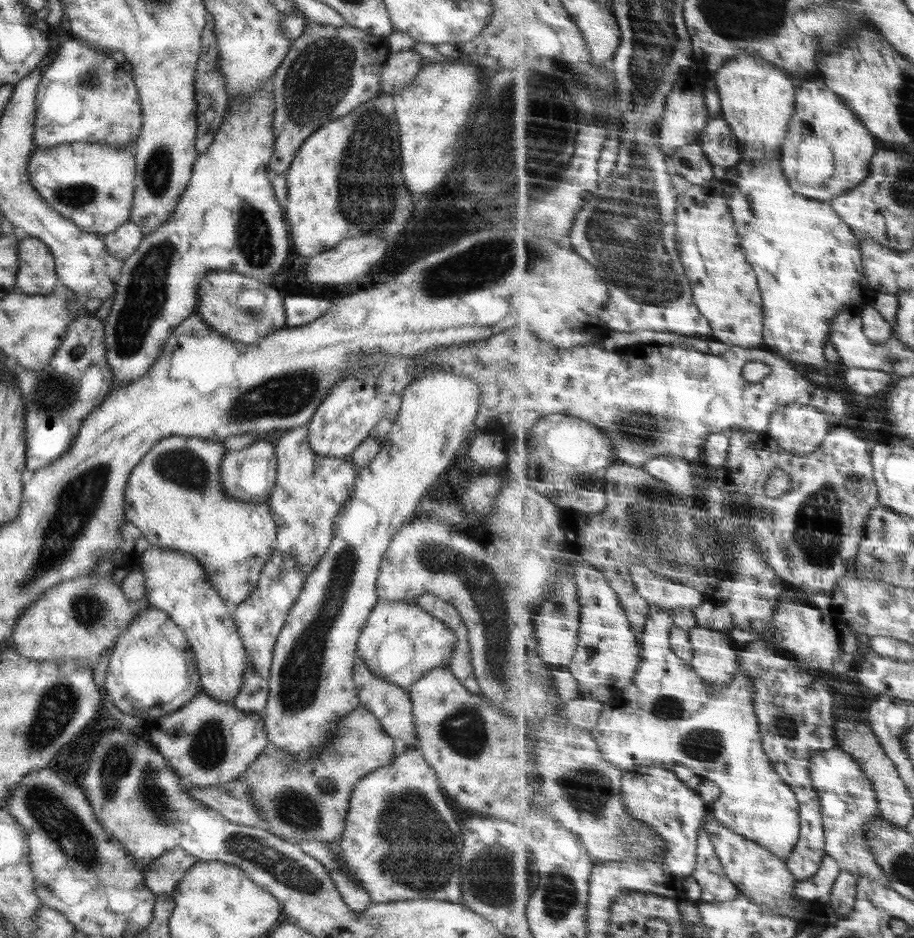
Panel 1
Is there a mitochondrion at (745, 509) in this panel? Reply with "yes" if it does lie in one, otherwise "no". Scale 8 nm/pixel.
no

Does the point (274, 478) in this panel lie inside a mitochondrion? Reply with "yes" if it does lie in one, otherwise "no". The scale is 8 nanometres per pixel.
no

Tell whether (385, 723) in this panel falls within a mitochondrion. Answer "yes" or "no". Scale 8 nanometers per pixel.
no

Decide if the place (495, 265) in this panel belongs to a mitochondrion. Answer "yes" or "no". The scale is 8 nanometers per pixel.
yes

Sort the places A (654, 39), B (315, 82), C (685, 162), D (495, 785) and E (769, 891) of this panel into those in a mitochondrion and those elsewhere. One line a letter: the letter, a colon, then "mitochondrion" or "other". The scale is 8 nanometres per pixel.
A: mitochondrion
B: mitochondrion
C: mitochondrion
D: other
E: other

